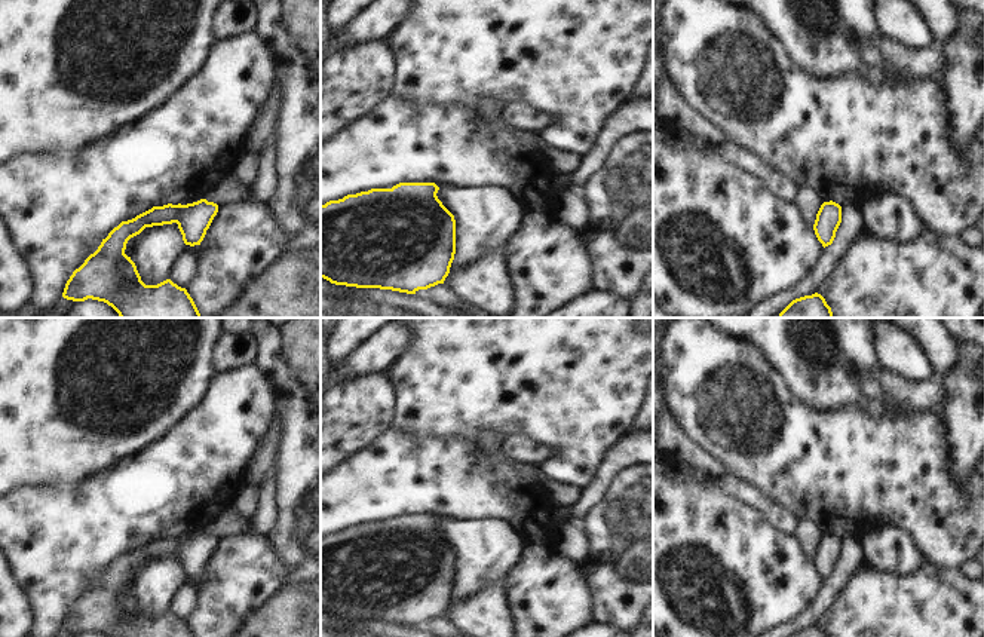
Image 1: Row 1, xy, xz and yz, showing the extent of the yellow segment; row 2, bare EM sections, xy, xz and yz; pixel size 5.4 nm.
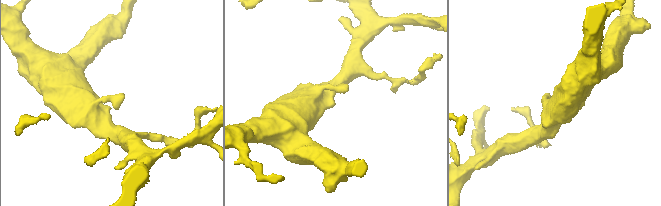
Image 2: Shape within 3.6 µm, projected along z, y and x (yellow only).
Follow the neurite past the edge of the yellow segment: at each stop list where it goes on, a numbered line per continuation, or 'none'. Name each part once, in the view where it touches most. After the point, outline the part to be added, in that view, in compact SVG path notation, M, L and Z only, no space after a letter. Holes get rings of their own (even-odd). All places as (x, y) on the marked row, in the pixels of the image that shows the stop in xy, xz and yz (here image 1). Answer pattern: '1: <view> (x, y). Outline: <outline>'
none

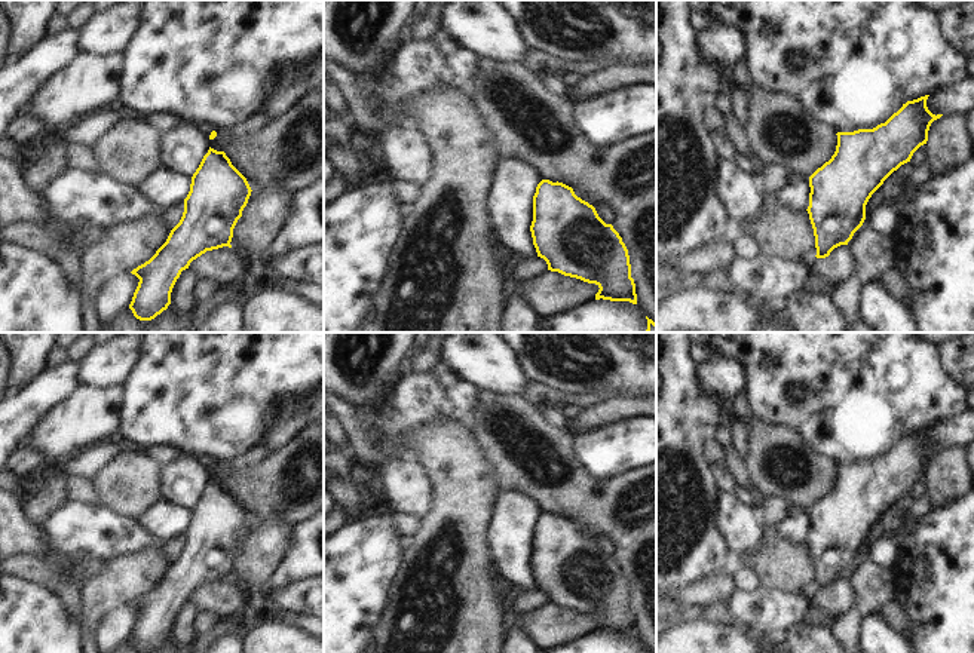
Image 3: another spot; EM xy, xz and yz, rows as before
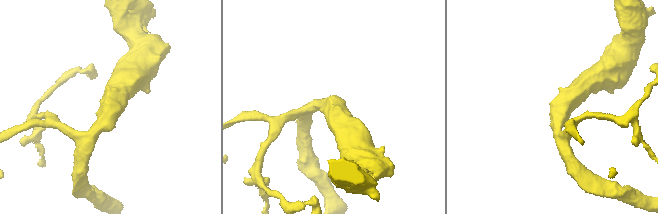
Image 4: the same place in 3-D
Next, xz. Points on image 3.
none

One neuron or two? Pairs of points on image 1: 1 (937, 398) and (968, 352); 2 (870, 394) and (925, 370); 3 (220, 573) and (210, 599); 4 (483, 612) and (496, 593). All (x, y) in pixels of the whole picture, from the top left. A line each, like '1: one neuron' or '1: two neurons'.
1: two neurons
2: two neurons
3: one neuron
4: one neuron

